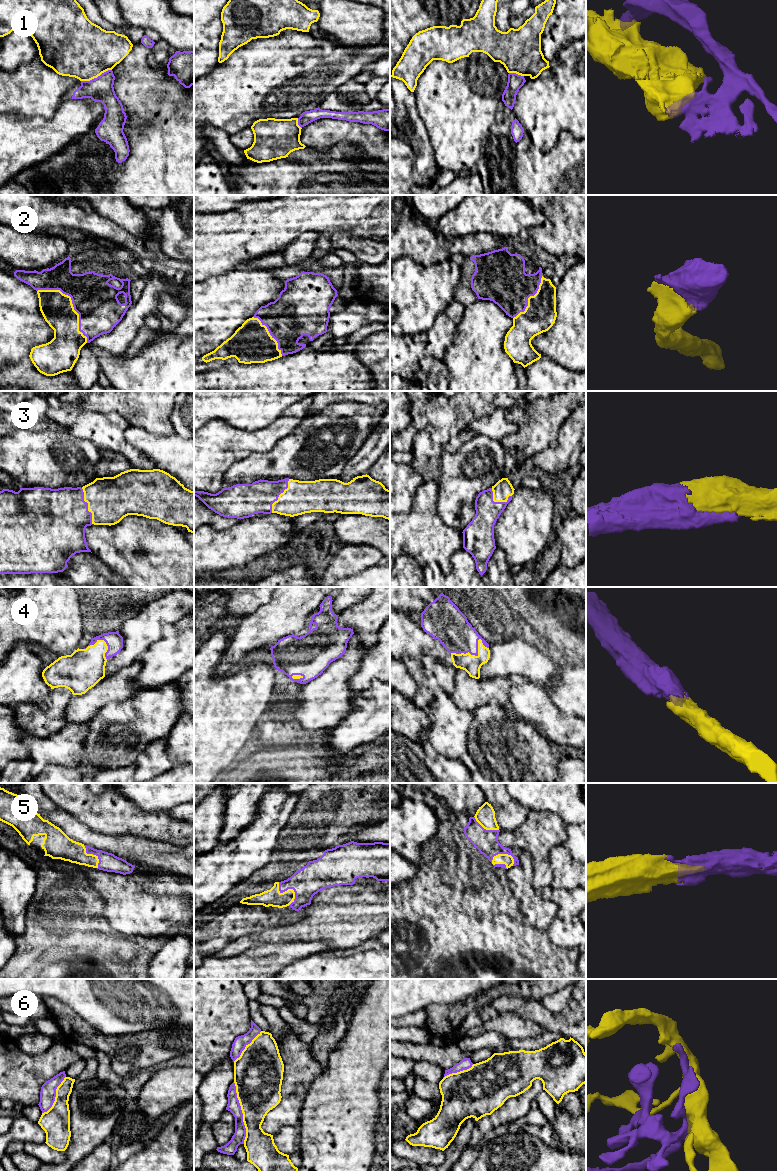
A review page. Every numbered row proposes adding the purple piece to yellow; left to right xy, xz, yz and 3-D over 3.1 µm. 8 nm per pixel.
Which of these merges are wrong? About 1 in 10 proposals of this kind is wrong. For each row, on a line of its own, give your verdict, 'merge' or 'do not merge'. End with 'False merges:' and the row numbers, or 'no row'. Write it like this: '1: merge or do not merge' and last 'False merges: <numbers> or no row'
1: do not merge
2: merge
3: merge
4: merge
5: merge
6: do not merge
False merges: 1, 6

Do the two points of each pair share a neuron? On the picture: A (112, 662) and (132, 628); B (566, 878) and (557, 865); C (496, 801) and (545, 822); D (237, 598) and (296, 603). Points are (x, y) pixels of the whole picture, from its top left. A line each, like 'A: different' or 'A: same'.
A: same
B: same
C: different
D: different

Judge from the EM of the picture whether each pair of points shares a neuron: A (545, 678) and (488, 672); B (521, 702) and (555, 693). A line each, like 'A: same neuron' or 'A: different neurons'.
A: same neuron
B: different neurons

